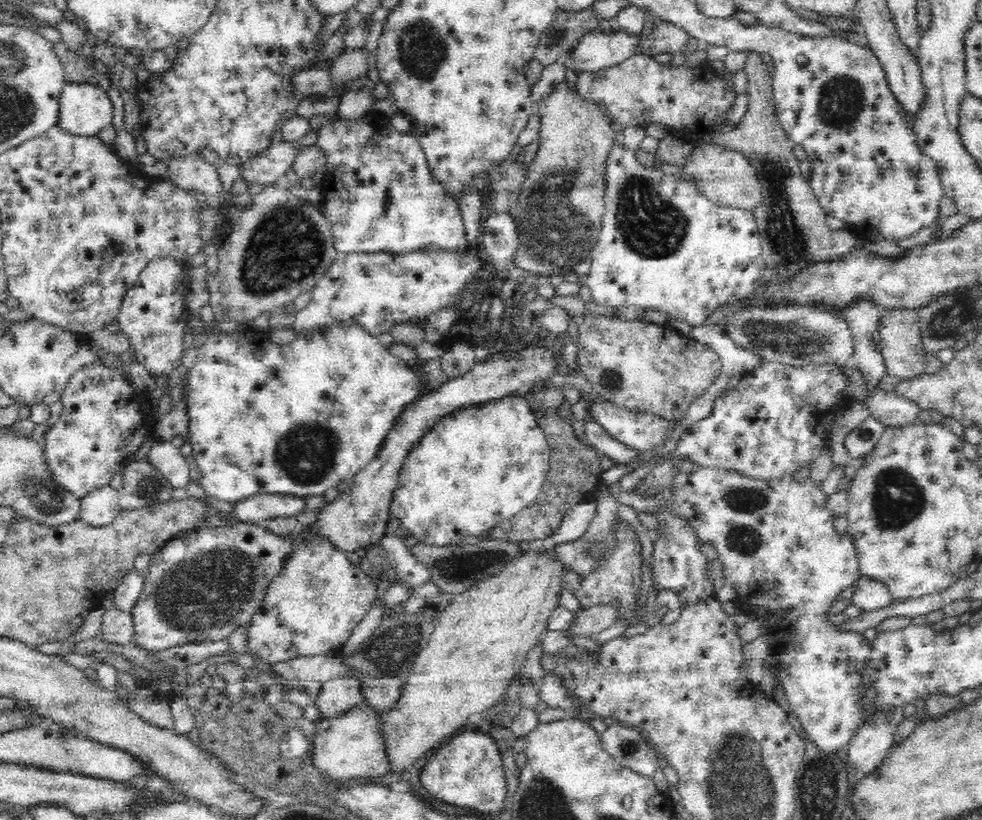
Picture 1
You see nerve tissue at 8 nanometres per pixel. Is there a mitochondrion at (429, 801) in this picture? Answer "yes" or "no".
no

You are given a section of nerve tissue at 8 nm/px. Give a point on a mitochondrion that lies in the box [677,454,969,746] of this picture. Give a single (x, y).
(897, 498)

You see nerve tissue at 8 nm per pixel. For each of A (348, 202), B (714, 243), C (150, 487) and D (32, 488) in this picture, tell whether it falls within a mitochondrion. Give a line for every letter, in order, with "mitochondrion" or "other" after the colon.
A: other
B: other
C: mitochondrion
D: mitochondrion

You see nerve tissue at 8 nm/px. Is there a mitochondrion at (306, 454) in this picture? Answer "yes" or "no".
yes

